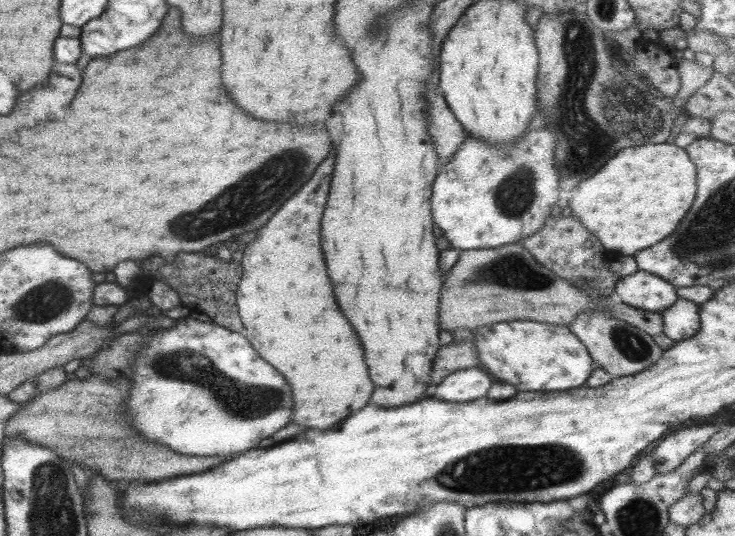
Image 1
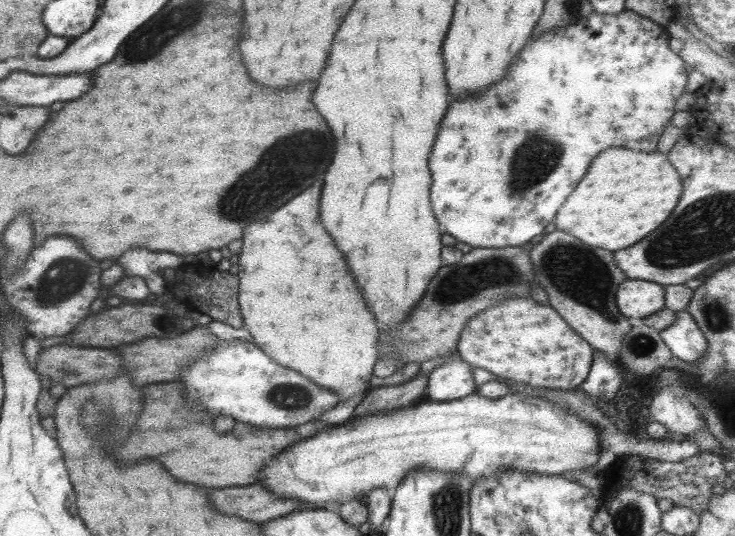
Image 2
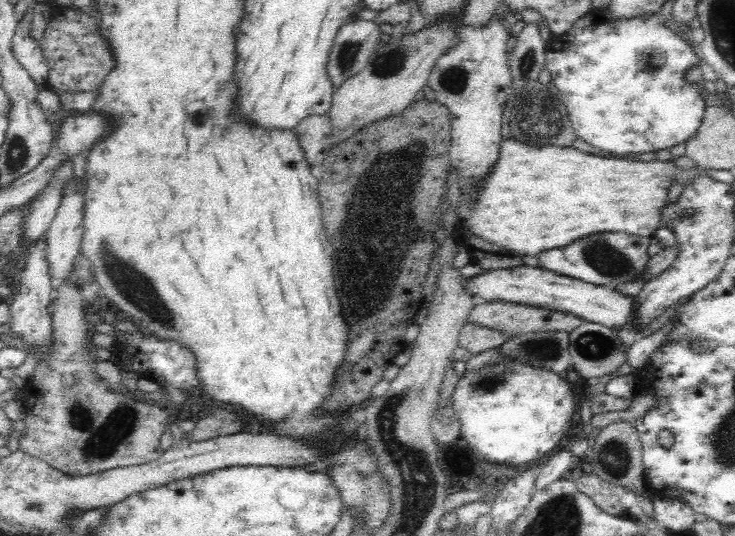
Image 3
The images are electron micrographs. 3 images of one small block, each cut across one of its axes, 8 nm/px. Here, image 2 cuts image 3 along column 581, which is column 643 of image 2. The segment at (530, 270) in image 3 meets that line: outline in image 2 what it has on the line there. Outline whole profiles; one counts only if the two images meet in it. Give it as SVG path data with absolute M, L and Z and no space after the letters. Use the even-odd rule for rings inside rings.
M623 280L615 299L619 313L634 323L664 309L663 286L653 282Z

